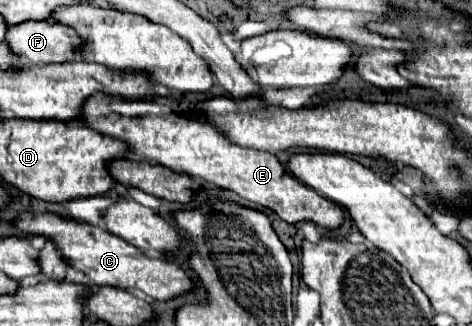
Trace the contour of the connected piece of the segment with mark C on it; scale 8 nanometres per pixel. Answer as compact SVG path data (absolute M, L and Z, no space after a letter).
M22 213L22 217L16 221L16 227L20 231L36 233L36 235L52 239L56 243L58 251L70 261L70 265L74 269L80 269L82 273L86 273L94 285L118 287L118 289L140 289L142 293L150 295L156 301L170 301L170 299L190 293L194 289L192 279L188 277L188 273L182 267L162 261L162 259L146 257L134 245L128 245L126 241L118 239L116 235L112 235L100 227L94 227L90 223L62 219L52 213L44 213L44 215Z

